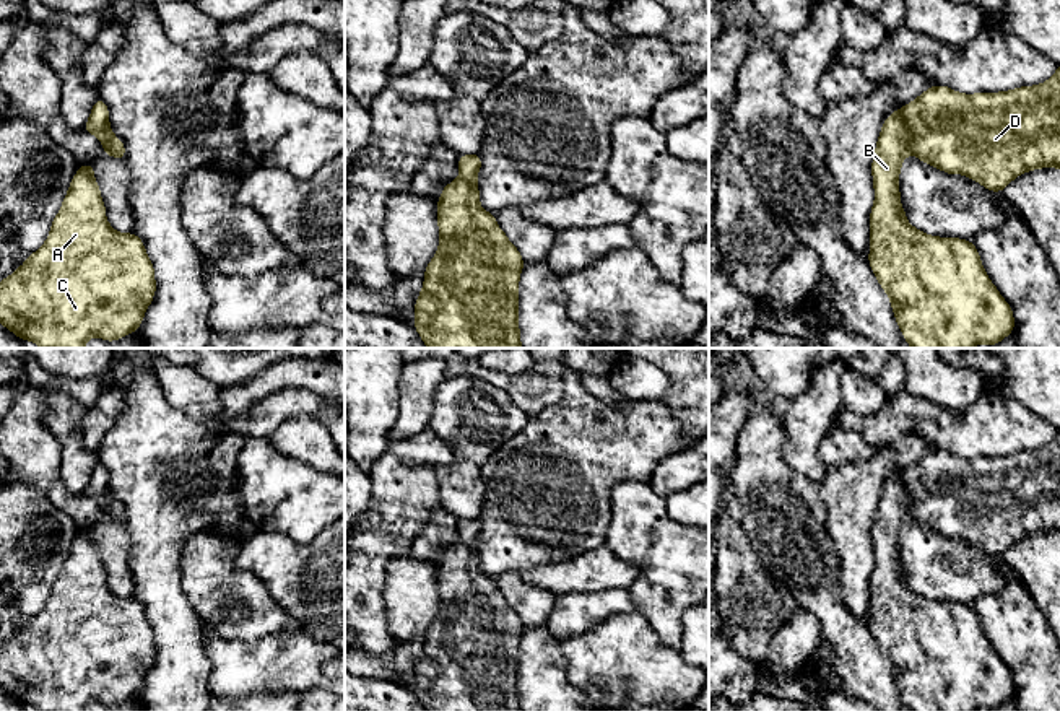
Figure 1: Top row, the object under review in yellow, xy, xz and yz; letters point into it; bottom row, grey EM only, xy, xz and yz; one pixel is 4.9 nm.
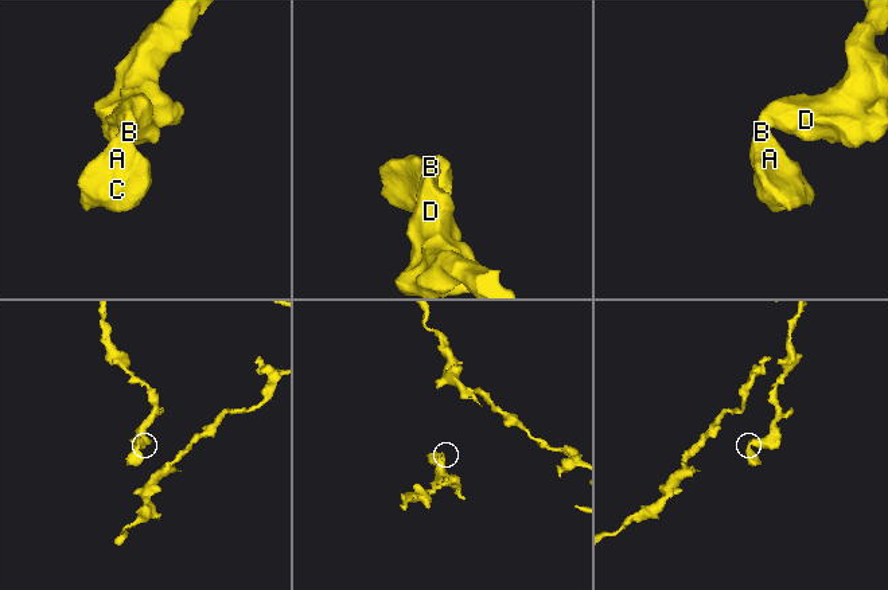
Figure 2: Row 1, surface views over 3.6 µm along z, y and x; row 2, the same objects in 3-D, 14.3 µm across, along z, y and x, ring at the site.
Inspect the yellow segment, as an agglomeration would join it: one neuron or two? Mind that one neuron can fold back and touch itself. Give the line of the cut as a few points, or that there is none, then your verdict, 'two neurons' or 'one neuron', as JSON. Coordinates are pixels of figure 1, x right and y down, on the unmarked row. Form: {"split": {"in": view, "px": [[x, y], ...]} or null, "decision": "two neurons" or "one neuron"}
{"split": null, "decision": "one neuron"}

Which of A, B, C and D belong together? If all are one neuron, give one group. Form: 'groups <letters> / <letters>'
groups A B C D

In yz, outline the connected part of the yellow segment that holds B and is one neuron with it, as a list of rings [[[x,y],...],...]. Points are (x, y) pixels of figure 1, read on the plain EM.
[[[1060,430],[1047,446],[1010,456],[964,459],[945,449],[930,451],[884,483],[875,511],[871,527],[875,566],[870,576],[868,628],[889,662],[902,701],[910,711],[975,711],[980,708],[993,711],[1014,695],[1013,674],[985,638],[972,605],[930,600],[907,586],[899,556],[899,537],[907,519],[946,539],[967,540],[997,558],[1027,535],[1060,534]]]

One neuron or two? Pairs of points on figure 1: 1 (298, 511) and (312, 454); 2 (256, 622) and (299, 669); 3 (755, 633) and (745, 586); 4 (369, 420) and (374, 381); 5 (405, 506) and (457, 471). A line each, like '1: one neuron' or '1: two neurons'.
1: two neurons
2: two neurons
3: one neuron
4: one neuron
5: two neurons

